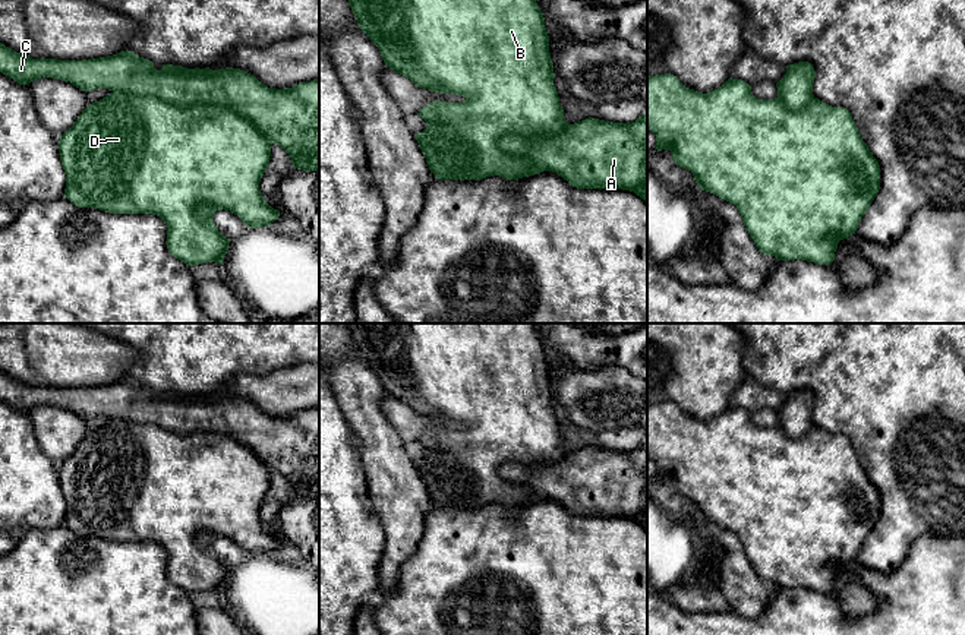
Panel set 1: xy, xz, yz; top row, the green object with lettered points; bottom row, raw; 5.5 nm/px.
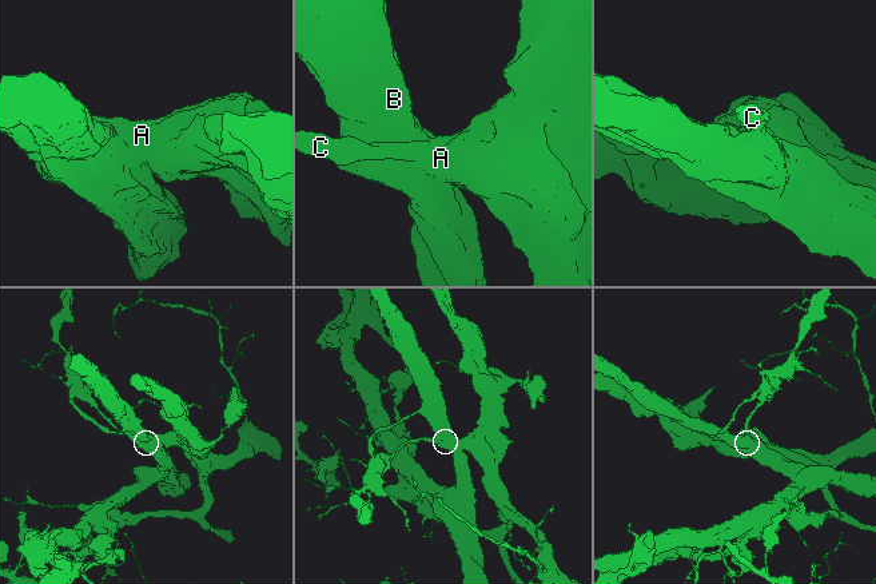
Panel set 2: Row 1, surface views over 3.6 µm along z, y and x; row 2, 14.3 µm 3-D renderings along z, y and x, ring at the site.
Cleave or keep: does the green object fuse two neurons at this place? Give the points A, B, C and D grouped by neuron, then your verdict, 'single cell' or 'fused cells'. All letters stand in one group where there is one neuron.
A C / B D; fused cells

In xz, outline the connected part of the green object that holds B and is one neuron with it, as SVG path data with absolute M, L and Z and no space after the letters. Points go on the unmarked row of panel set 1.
M346 323L359 356L379 376L384 391L394 399L410 407L416 414L439 421L455 421L466 427L463 430L433 429L425 433L417 442L428 451L426 456L416 464L431 500L436 508L482 508L491 503L499 503L507 508L540 502L546 497L536 490L521 484L514 484L499 476L502 464L523 464L527 467L540 467L562 461L568 451L559 432L559 424L554 411L554 394L549 380L549 363L545 356L545 345L540 339L536 323Z

